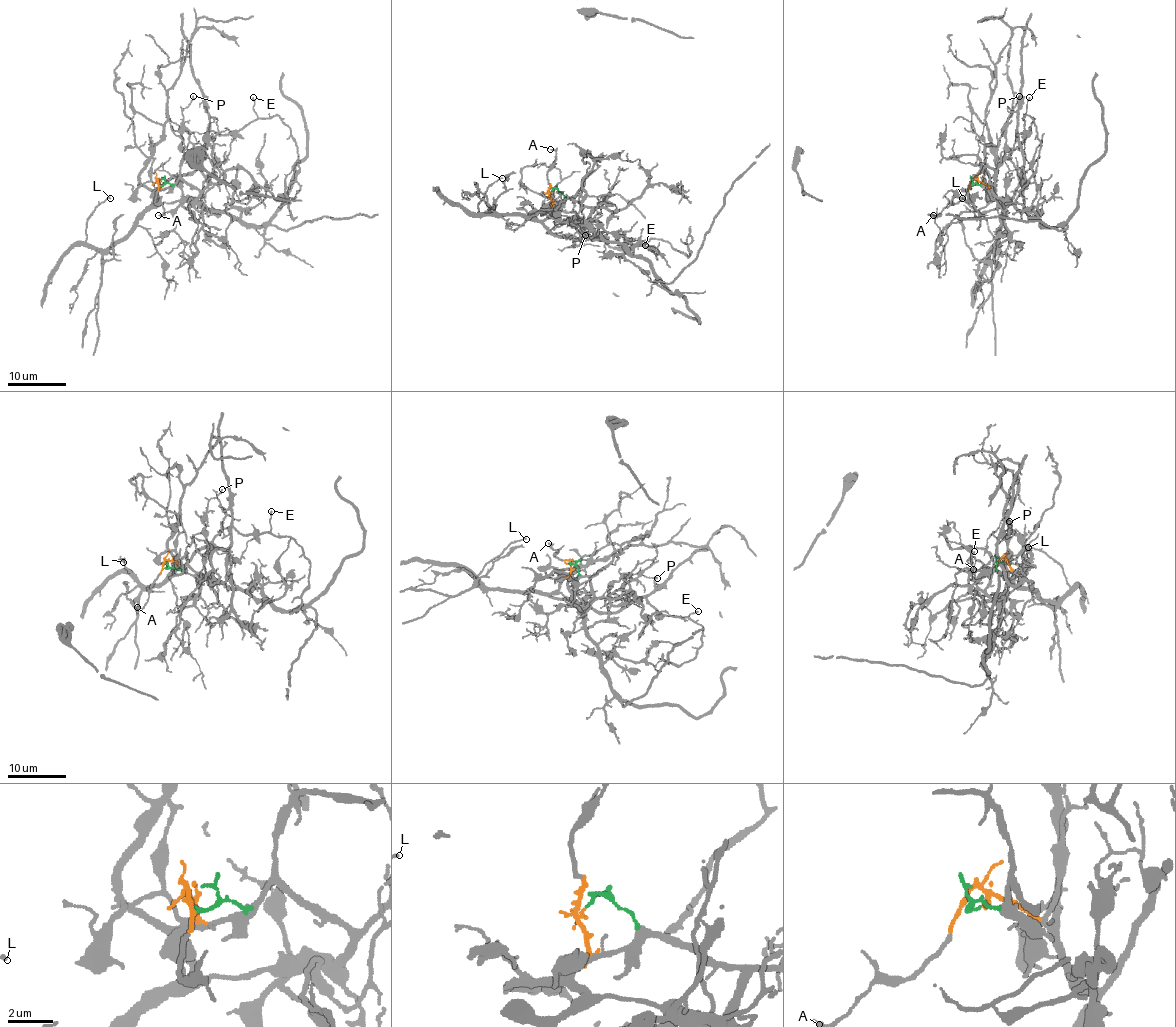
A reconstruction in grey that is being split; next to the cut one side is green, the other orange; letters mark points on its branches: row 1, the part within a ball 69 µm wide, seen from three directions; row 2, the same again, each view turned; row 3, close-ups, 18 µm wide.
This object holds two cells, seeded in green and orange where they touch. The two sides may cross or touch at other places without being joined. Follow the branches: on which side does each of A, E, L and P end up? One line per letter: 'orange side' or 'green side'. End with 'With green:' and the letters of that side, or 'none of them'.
A: orange side
E: orange side
L: orange side
P: green side
With green: P

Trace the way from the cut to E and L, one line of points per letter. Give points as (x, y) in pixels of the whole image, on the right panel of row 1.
E: (976, 185), (985, 183), (1005, 205), (1019, 186), (1023, 166), (1016, 130), (1019, 135), (1024, 129), (1029, 97)
L: (976, 185), (978, 182), (985, 183), (1002, 204), (998, 249), (988, 223), (961, 198)

